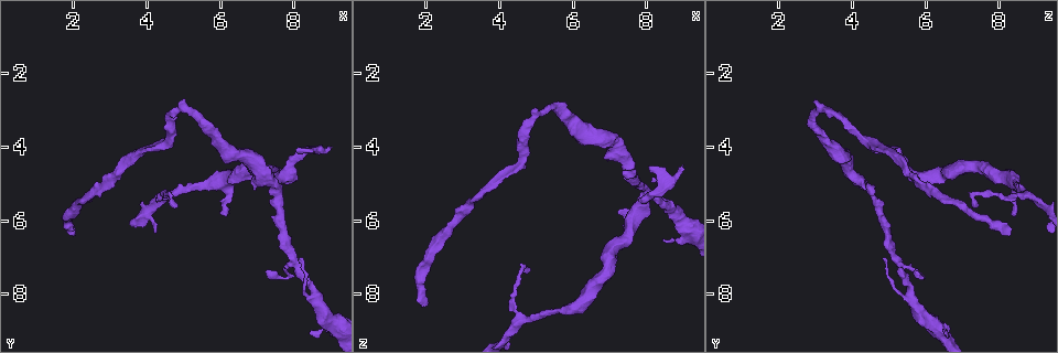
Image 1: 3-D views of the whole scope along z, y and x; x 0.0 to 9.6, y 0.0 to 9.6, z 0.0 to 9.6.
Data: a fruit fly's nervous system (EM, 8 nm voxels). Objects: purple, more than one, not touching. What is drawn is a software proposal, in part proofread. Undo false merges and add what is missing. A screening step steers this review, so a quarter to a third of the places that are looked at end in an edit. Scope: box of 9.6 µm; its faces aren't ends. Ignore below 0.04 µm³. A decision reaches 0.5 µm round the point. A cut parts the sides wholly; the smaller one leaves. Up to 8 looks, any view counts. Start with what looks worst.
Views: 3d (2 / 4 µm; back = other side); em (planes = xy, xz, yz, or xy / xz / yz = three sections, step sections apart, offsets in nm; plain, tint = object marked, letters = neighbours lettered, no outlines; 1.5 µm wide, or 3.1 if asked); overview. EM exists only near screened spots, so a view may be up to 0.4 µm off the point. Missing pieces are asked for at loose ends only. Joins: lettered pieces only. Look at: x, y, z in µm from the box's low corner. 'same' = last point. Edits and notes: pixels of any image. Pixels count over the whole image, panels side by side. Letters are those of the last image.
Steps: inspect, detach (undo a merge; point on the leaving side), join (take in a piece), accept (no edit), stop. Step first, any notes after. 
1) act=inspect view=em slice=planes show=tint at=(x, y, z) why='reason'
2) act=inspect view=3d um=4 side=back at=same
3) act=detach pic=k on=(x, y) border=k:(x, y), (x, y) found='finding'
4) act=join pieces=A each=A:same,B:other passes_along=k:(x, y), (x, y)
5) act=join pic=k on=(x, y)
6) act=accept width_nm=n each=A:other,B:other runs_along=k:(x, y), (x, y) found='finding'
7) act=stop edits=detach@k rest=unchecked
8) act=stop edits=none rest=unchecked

act=inspect view=em slice=yz step=4 show=letters at=(6.95, 5.10, 4.45) why='branch stops here'

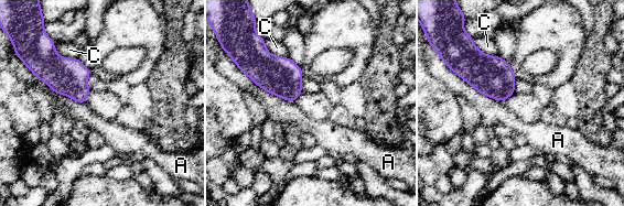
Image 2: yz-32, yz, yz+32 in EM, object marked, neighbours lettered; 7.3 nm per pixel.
act=accept each=A:other,C:other border=2:(265, 46), (271, 54), (287, 57) found='no lettered piece goes on from it'

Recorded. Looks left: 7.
act=inspect view=em slice=yz step=8 show=tint at=(9.05, 4.05, 4.55)

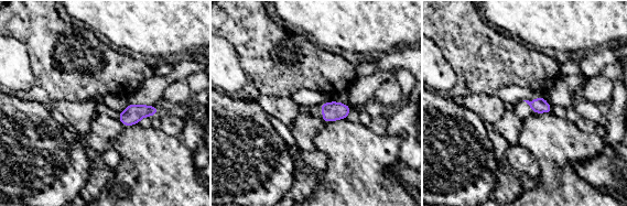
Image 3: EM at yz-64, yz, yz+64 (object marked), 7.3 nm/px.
act=inspect view=em slice=planes show=letters at=same why='another direction'

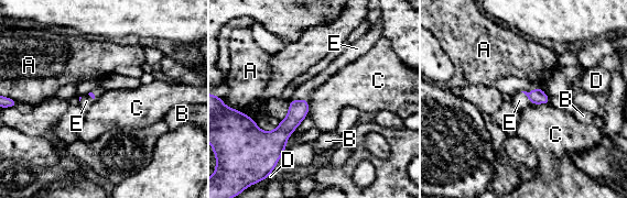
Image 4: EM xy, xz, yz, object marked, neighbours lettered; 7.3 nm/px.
act=join pieces=E longest_contact=C:140nm each=A:other,B:other,C:other,D:other,E:same passes_along=4:(298, 111), (299, 101), (303, 90) found='the cell continues'

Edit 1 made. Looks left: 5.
act=inspect view=3d um=4 at=(8.50, 9.05, 6.50) why='thin end'

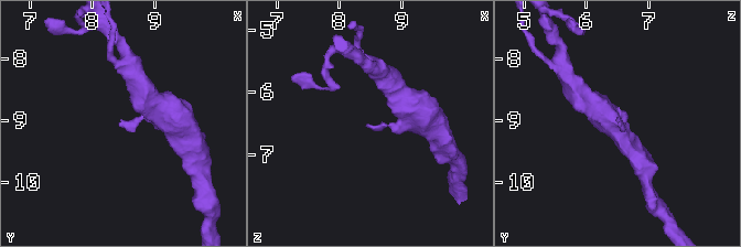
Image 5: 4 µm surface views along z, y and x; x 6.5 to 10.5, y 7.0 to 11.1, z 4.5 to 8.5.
act=inspect view=em slice=yz step=4 show=letters at=(8.50, 9.05, 6.50) why='shape alone is not enough'

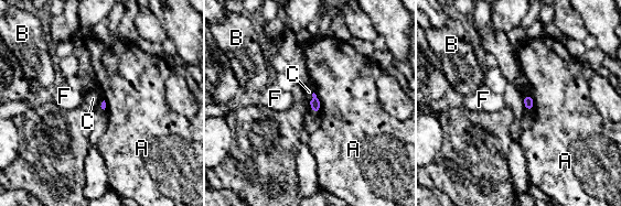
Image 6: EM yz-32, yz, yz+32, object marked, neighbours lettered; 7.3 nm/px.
act=accept each=A:other,B:other,C:other,F:other border=6:(313, 93), (309, 101) found='none of them fits'

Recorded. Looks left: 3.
act=stop edits=join@4 rest=unchecked

